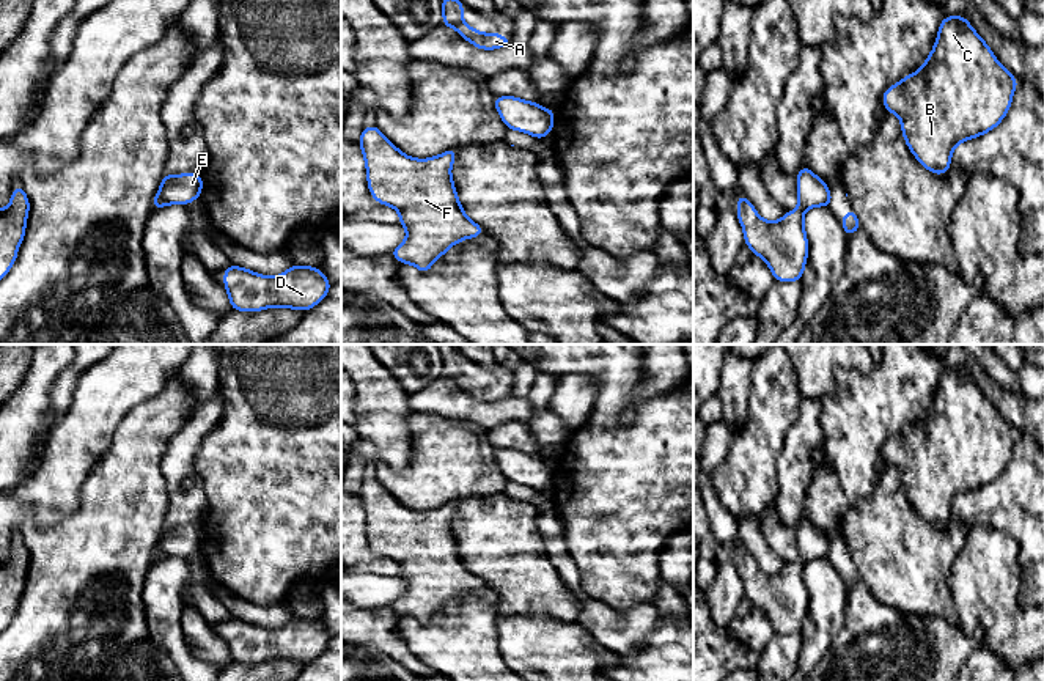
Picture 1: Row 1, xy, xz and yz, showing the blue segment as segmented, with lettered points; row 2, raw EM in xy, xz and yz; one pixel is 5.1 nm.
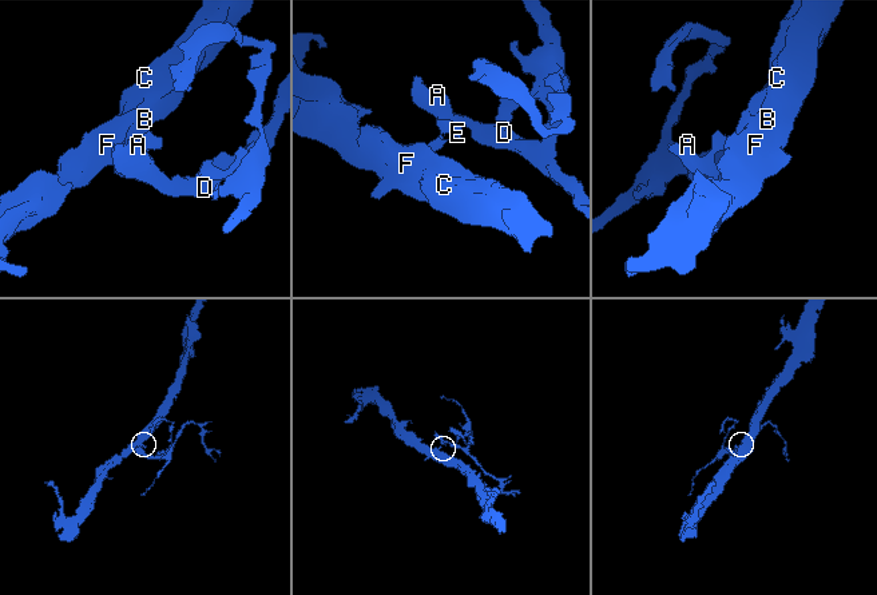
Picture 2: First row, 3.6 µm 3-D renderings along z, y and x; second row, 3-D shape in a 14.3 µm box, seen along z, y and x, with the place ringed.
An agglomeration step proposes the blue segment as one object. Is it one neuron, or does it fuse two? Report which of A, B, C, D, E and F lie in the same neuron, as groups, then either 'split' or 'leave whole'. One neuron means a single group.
A D E / B C F | split

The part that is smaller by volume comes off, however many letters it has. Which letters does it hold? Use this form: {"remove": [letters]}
{"remove": ["A", "D", "E"]}

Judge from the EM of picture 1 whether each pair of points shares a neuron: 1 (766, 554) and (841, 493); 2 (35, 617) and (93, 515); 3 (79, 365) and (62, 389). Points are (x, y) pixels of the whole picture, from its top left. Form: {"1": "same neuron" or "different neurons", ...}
{"1": "different neurons", "2": "same neuron", "3": "same neuron"}

